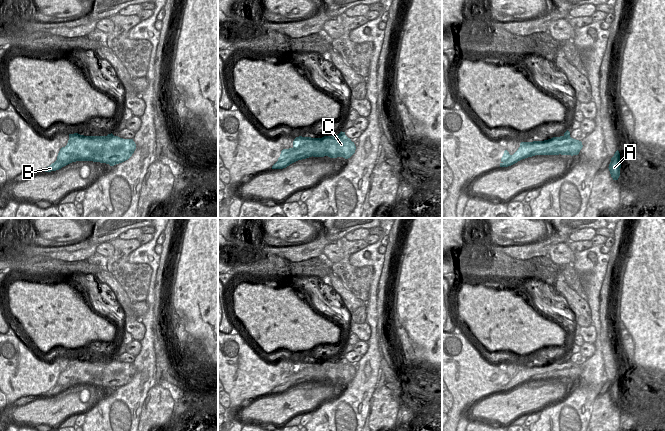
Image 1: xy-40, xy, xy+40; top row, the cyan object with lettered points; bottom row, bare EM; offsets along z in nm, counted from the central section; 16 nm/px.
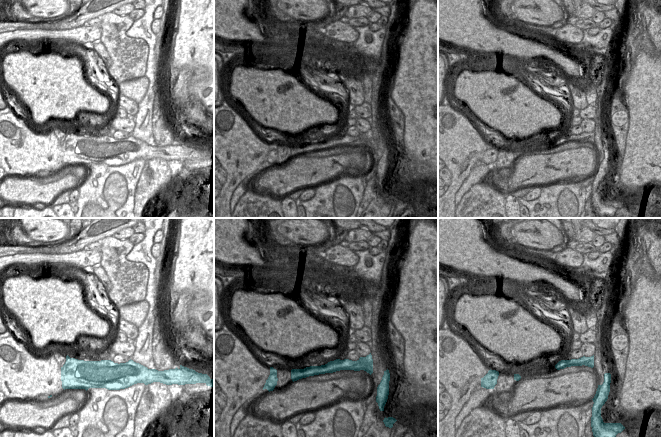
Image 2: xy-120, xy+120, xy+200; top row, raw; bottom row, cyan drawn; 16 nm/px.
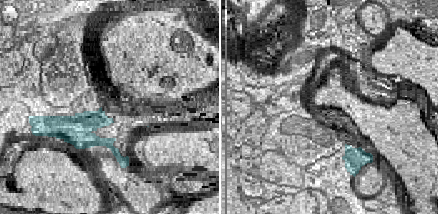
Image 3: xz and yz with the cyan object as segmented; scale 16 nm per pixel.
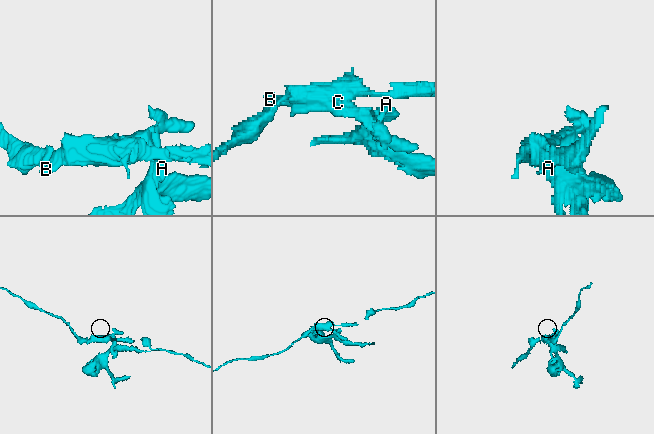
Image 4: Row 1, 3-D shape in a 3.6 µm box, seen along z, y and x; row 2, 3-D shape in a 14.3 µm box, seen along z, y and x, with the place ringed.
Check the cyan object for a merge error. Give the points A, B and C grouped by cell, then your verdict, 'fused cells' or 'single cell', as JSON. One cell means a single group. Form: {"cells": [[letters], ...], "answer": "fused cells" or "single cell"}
{"cells": [["A", "B"], ["C"]], "answer": "fused cells"}

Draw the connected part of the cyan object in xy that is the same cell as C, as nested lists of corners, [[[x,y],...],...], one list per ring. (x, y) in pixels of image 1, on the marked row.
[[[344,141],[339,144],[330,144],[327,150],[327,156],[330,158],[343,157],[350,158],[356,150],[356,146],[352,141]]]

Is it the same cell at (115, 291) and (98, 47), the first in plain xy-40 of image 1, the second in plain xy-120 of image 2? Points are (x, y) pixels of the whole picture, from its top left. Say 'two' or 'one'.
one

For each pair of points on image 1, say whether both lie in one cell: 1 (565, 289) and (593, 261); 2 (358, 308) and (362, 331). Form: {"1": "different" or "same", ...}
{"1": "different", "2": "different"}

